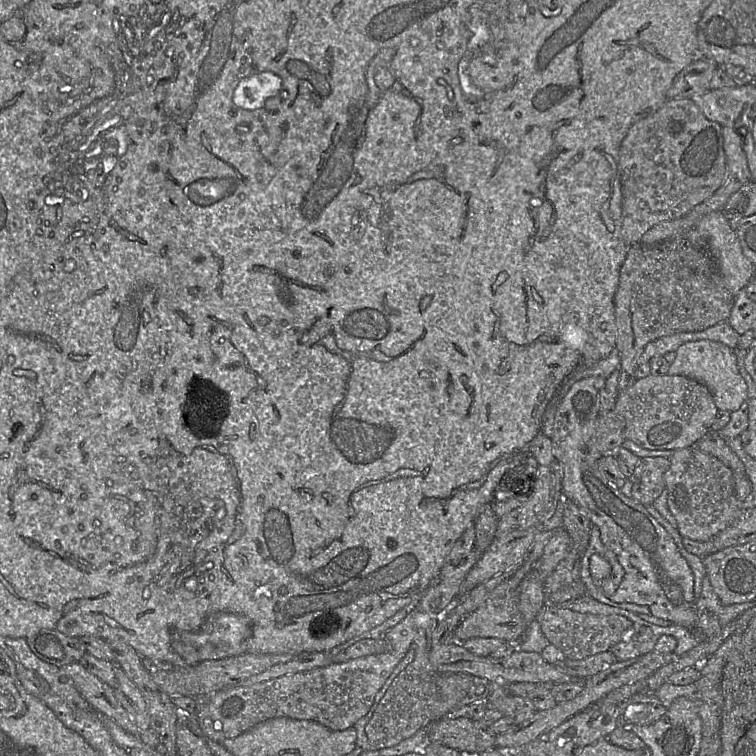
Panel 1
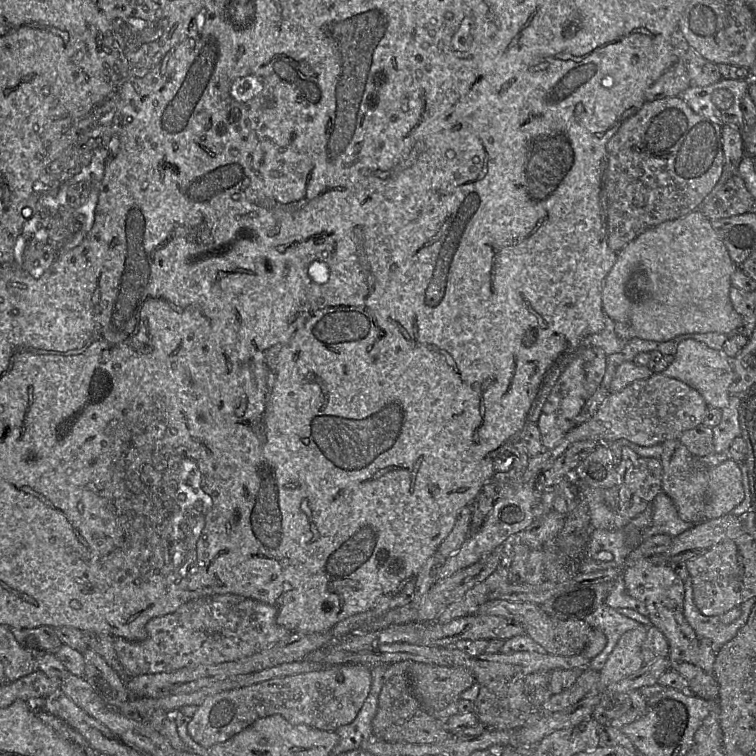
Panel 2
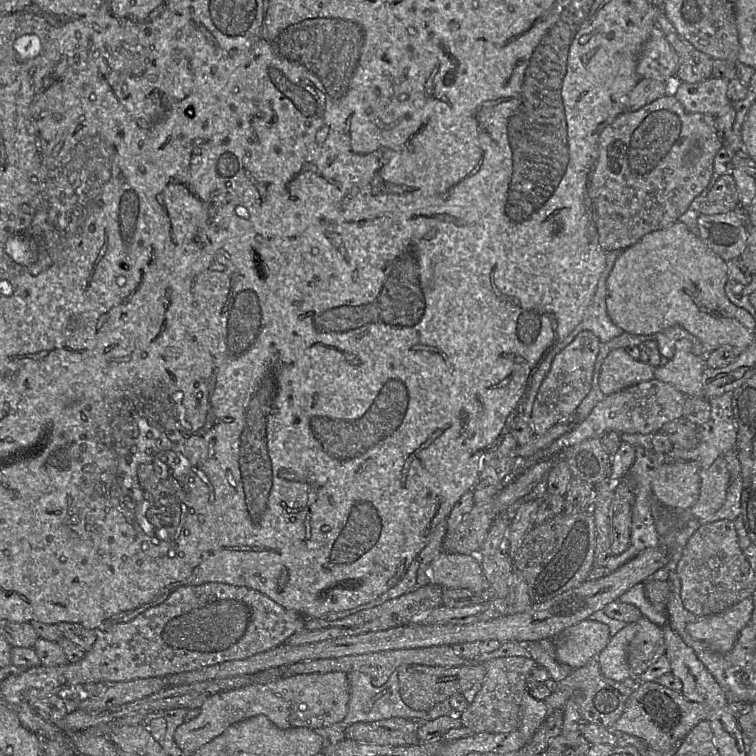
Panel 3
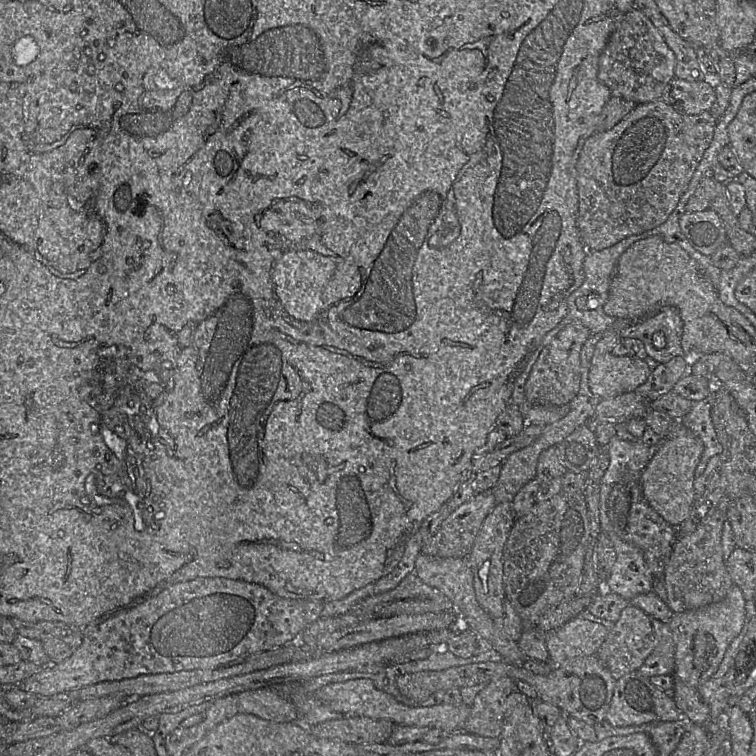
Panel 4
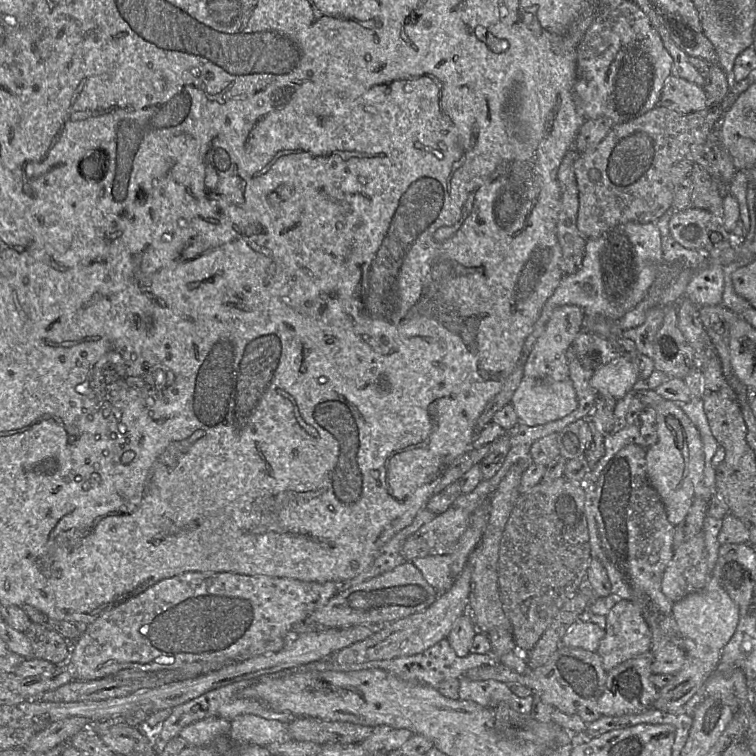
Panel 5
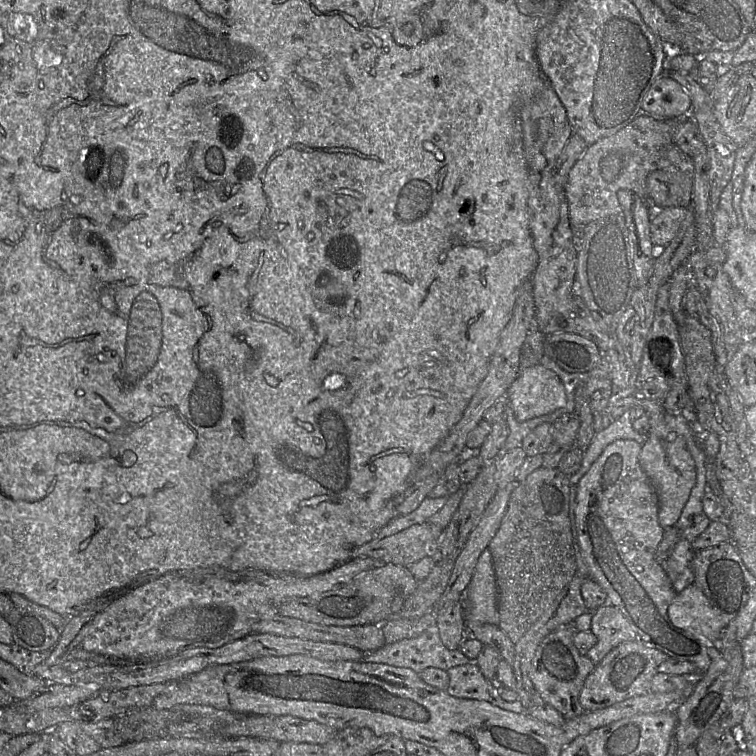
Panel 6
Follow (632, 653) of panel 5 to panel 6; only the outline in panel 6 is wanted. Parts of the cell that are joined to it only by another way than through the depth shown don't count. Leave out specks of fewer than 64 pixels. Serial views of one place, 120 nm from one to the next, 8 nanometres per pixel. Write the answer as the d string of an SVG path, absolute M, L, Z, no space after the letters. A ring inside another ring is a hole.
M604 605L592 612L591 632L597 637L597 643L587 656L595 664L619 644L639 639L627 618L613 605Z

